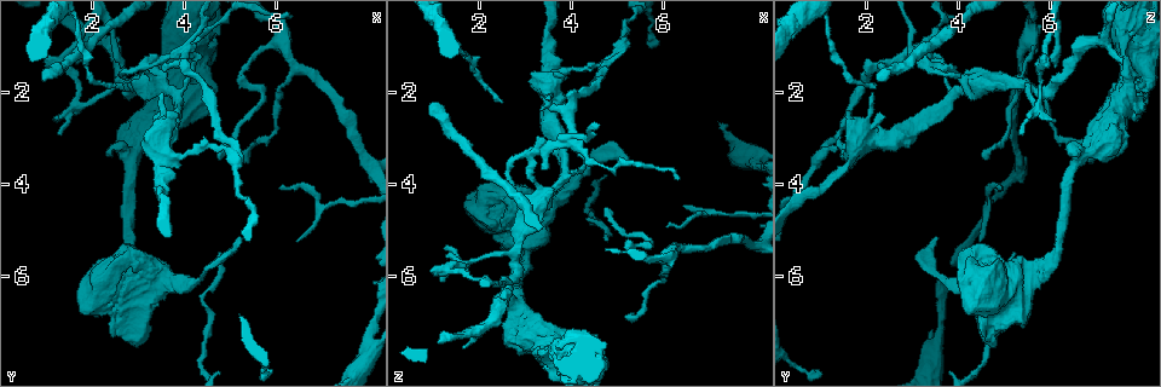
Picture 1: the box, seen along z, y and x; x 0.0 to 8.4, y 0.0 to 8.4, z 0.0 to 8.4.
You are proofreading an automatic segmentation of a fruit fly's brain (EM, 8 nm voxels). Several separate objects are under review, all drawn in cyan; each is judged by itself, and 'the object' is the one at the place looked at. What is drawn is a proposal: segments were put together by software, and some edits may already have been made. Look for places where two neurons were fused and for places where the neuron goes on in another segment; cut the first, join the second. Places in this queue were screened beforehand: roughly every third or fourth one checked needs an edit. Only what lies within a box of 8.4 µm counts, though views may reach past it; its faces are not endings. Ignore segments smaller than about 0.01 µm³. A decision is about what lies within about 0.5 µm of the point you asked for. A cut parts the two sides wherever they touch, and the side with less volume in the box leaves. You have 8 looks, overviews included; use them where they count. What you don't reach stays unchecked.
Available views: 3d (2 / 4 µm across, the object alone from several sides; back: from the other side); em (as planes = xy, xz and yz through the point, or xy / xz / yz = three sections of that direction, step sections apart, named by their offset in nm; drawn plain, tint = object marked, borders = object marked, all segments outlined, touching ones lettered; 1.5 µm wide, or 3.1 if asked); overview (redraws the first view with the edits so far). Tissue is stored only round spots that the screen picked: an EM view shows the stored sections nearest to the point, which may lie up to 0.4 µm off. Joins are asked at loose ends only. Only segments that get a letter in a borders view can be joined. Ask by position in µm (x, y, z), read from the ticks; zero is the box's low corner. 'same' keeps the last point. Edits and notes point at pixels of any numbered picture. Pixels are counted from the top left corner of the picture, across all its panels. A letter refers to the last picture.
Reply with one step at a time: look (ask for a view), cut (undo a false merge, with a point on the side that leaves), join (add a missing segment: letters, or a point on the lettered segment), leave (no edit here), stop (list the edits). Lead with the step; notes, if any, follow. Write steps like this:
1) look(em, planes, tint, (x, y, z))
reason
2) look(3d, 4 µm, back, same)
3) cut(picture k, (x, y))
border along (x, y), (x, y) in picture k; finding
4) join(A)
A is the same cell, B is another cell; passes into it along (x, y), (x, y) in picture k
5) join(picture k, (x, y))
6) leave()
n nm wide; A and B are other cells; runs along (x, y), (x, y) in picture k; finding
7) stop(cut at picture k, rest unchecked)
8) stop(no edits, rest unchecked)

look(em, xz, step 4, tint, (2.75, 1.85, 5.40))
abrupt turn

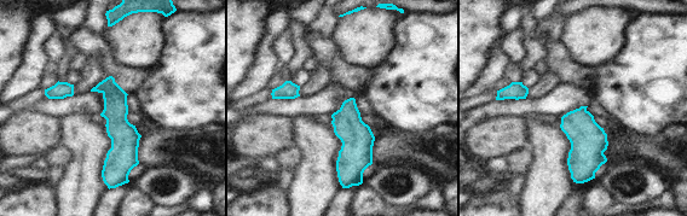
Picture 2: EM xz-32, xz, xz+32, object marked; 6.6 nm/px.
look(em, planes, borders, same)

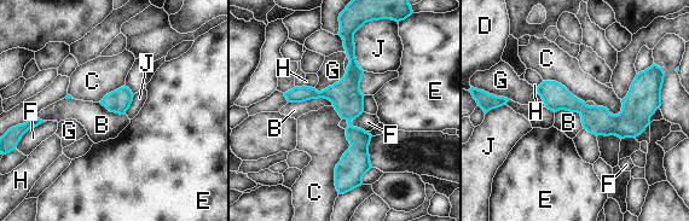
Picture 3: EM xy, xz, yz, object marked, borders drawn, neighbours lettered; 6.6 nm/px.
leave()
B, C, D, E, F, G, H and J are other cells; border along (472, 86), (510, 99) in picture 3; one neuron here

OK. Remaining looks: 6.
look(3d, 2 µm, (4.85, 5.45, 5.20))
end of a long branch

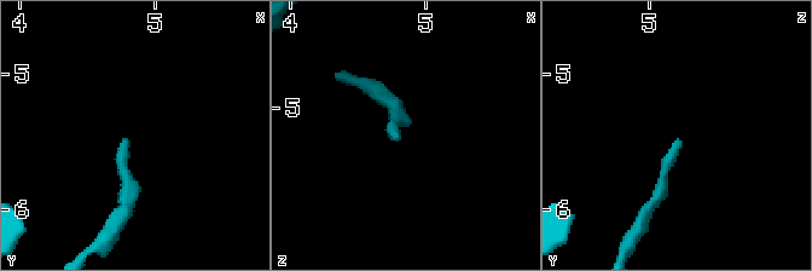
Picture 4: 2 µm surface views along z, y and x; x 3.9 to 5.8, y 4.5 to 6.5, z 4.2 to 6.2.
look(em, planes, plain, (4.82, 5.48, 5.22))

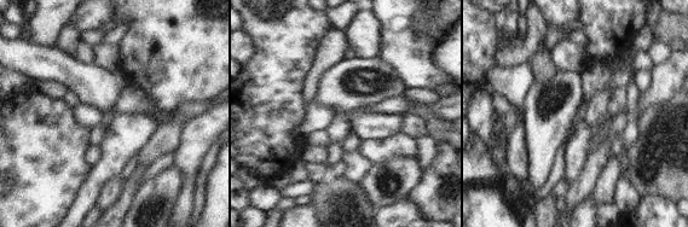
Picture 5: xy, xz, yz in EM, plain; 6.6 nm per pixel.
look(em, planes, borders, same)
see the neighbours

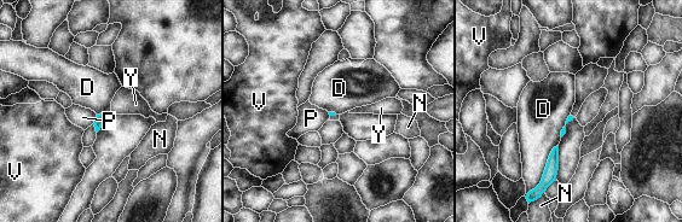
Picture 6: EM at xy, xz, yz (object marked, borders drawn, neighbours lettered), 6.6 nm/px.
leave()
D, N, P, V and Y are other cells; border along (558, 145), (542, 180), (532, 190) in picture 6; no lettered segment goes on from it

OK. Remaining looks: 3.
look(em, planes, tint, (3.95, 1.10, 3.00))
closes a loop

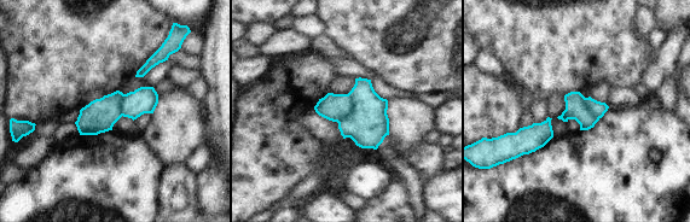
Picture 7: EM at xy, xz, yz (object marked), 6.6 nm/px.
look(em, planes, borders, same)

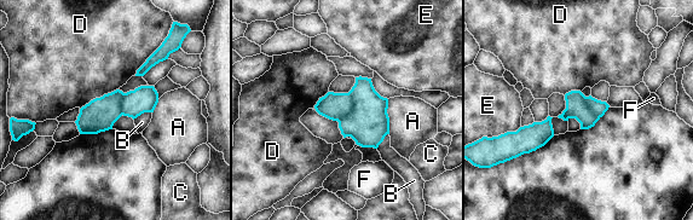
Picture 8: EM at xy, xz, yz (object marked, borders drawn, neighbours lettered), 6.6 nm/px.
cut(picture 8, (368, 125))
A, B, C, D, E and F are other cells; a second neuron is stuck on

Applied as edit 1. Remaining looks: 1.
stop(cut at picture 8, rest unchecked)

